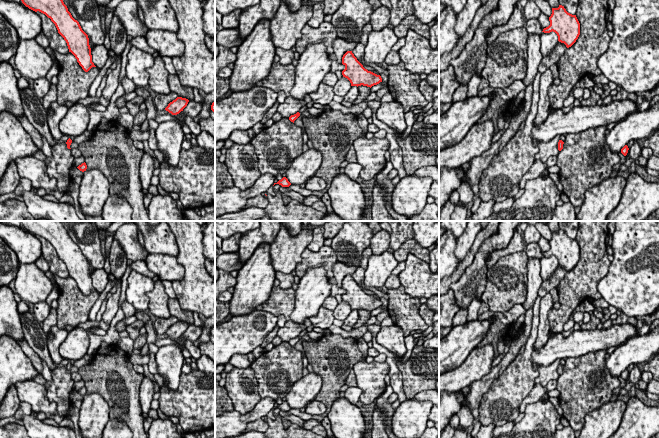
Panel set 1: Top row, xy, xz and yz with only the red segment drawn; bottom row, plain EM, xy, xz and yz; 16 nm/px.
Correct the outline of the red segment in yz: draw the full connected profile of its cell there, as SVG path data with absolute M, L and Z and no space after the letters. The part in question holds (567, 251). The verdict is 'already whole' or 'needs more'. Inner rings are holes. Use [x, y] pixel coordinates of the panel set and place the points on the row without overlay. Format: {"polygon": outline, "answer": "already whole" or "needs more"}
{"polygon": "M564 230L552 232L552 238L549 241L550 249L543 253L542 256L555 256L558 265L564 267L567 272L571 271L580 259L580 247L576 239L566 235Z", "answer": "already whole"}

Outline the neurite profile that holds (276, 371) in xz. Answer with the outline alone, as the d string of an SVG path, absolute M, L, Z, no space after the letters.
M282 342L251 363L261 398L284 398L293 384L303 377L302 352Z

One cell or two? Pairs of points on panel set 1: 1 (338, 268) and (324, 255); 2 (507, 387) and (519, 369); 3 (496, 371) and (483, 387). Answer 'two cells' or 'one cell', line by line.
1: two cells
2: one cell
3: one cell

